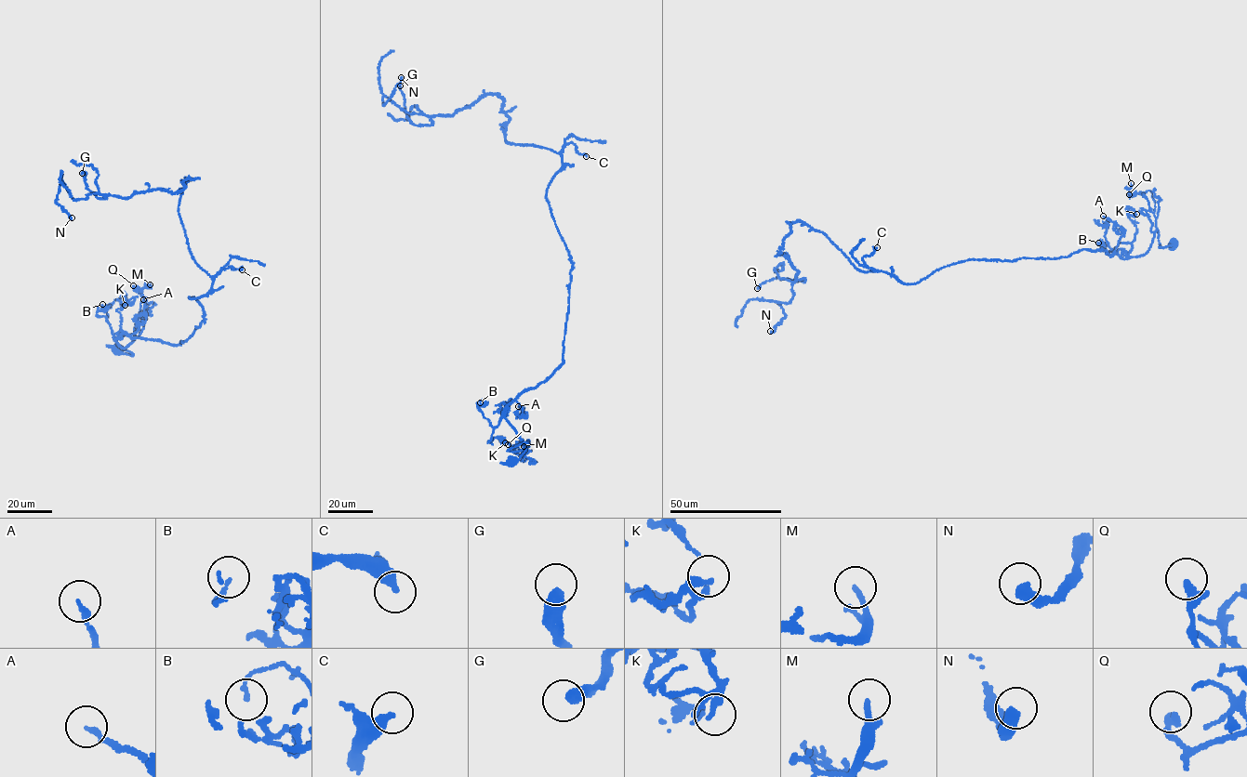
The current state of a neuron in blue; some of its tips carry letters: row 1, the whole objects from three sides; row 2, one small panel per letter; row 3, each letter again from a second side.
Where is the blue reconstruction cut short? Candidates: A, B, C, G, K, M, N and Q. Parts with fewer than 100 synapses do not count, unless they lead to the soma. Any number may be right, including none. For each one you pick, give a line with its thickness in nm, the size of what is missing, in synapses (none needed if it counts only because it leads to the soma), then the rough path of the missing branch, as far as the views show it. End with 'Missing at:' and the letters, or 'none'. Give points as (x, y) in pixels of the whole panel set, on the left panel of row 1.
Missing at: none

